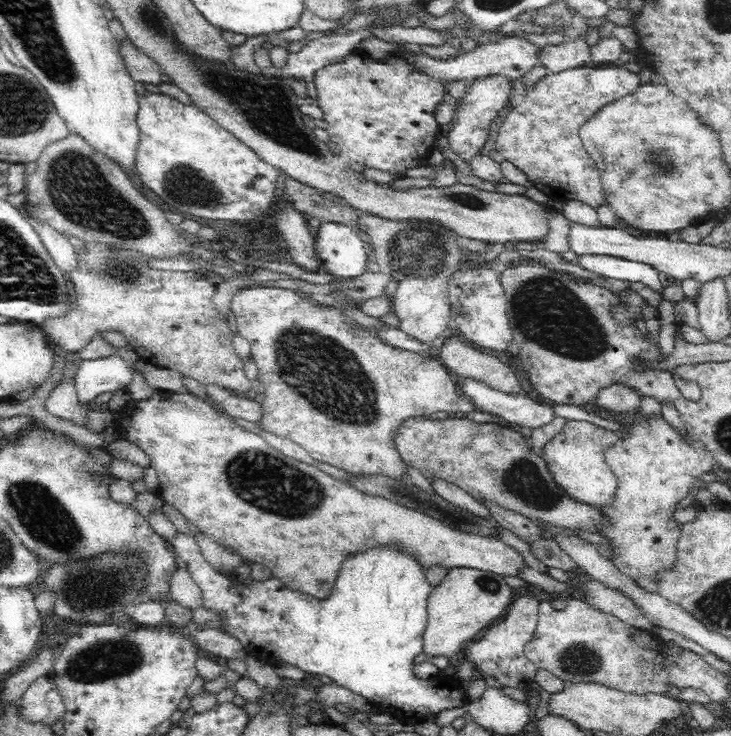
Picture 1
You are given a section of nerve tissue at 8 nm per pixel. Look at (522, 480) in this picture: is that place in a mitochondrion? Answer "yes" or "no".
yes

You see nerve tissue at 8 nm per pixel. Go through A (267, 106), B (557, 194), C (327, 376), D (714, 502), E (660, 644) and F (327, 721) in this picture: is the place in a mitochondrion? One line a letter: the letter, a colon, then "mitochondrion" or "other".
A: mitochondrion
B: other
C: mitochondrion
D: other
E: other
F: other

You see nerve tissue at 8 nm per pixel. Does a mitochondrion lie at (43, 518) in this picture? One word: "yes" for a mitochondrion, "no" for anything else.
yes

